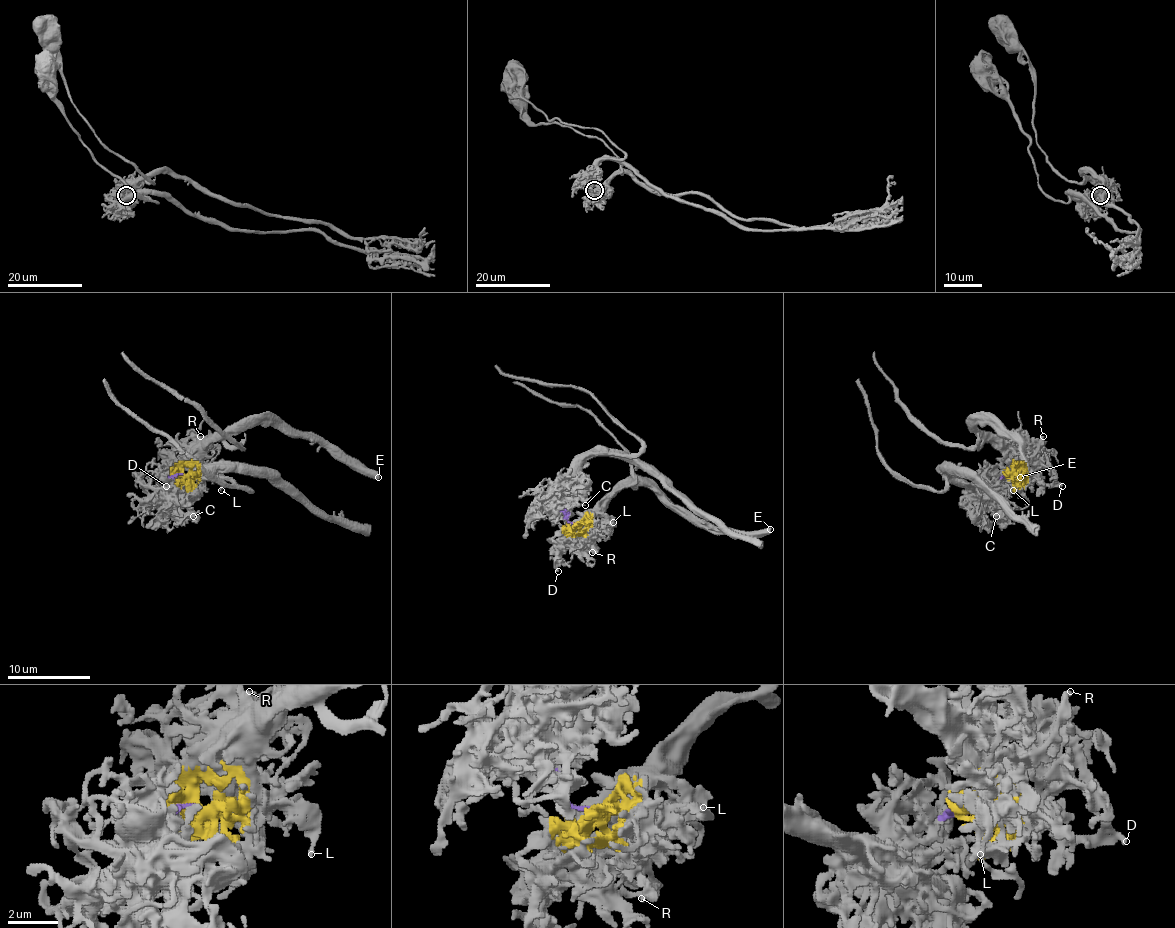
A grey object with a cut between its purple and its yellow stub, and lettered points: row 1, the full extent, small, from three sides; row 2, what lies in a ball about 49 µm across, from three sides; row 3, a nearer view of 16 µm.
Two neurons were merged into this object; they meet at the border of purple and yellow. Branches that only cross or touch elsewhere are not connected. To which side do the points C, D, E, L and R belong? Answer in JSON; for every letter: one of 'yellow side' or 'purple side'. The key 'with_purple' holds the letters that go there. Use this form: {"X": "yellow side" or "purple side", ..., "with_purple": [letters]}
{"C": "purple side", "D": "yellow side", "E": "yellow side", "L": "yellow side", "R": "yellow side", "with_purple": ["C"]}

